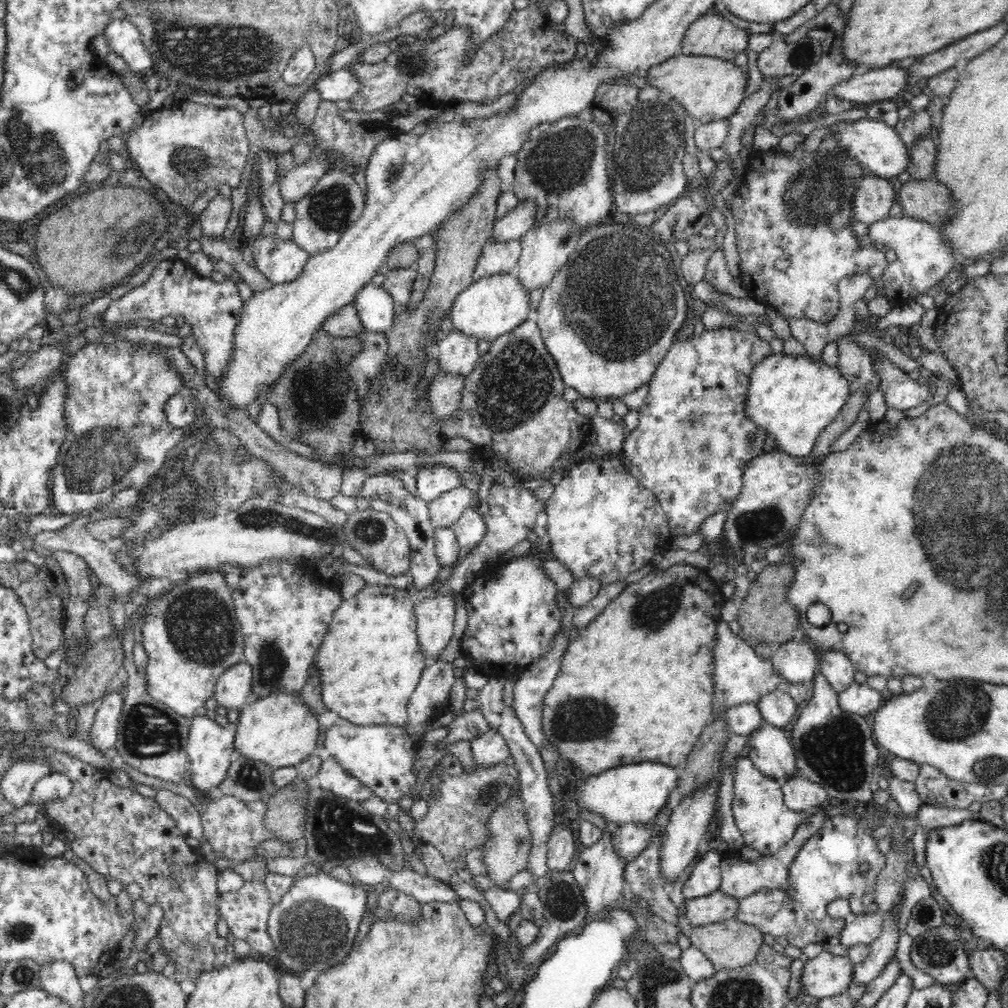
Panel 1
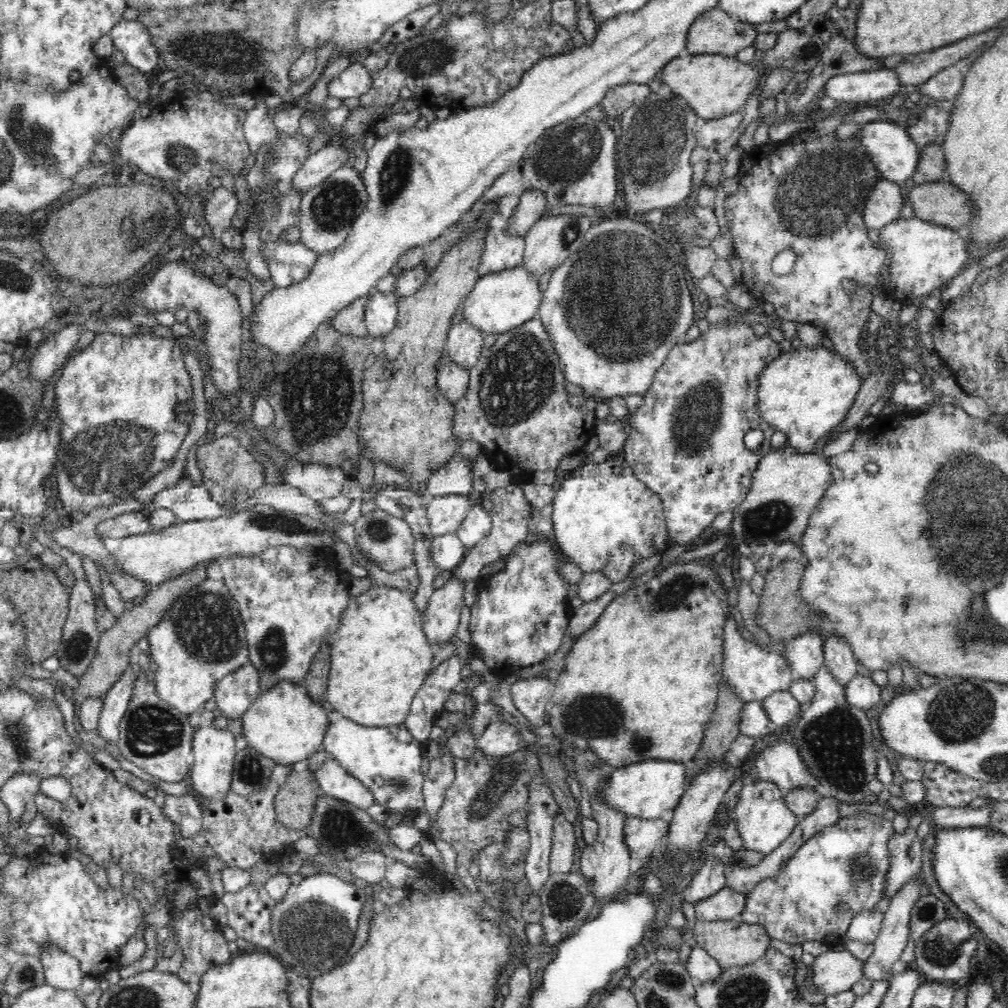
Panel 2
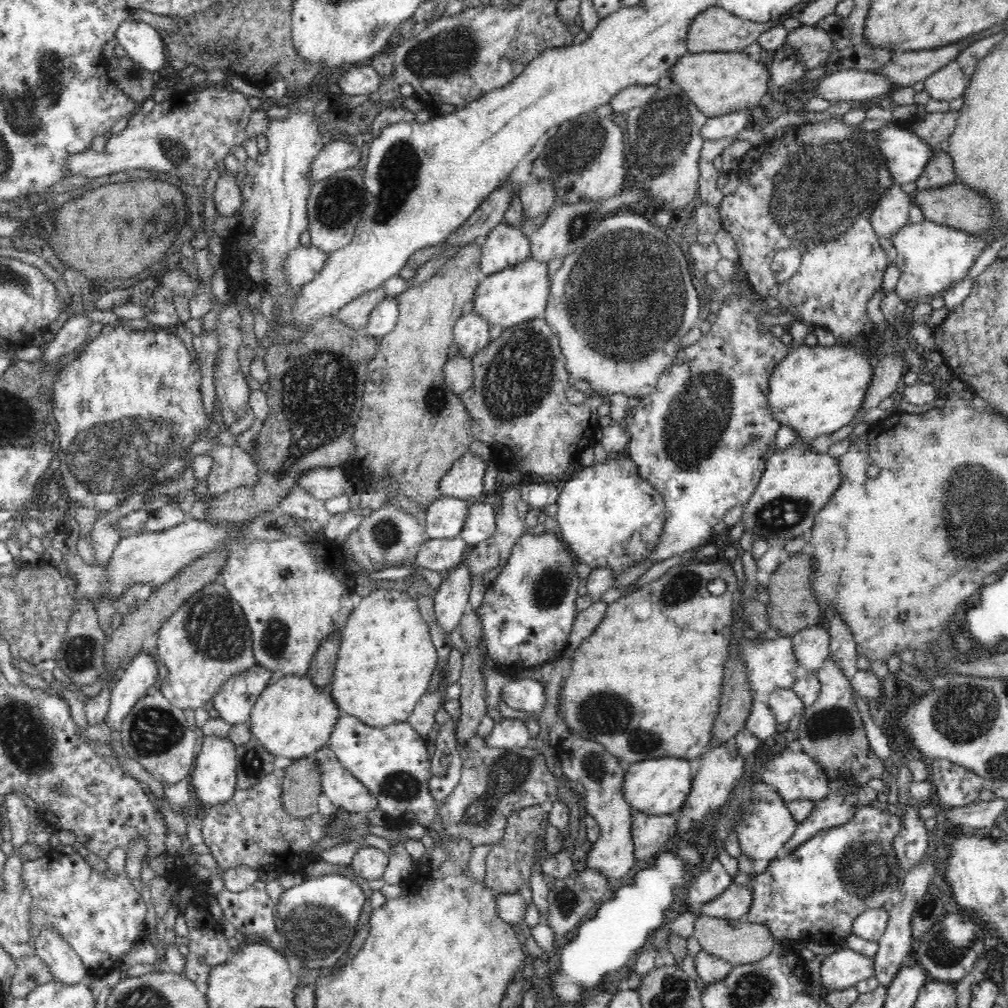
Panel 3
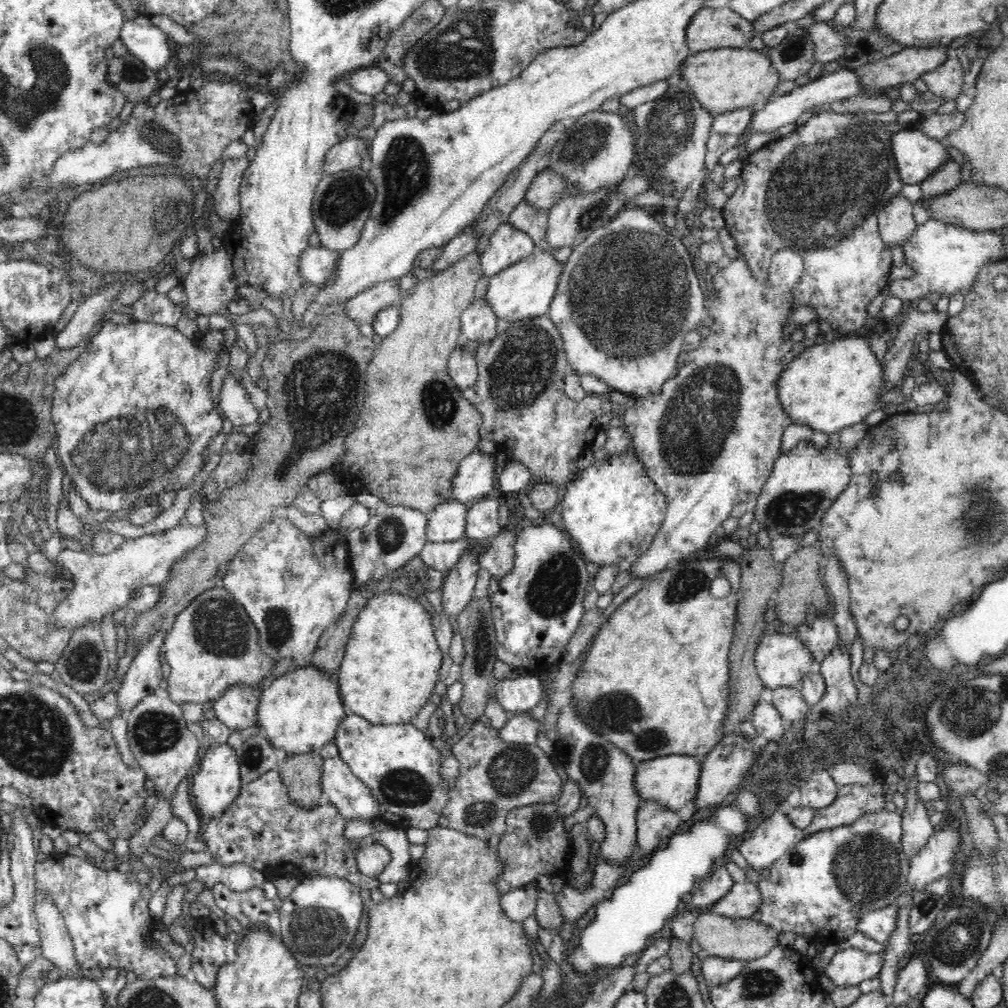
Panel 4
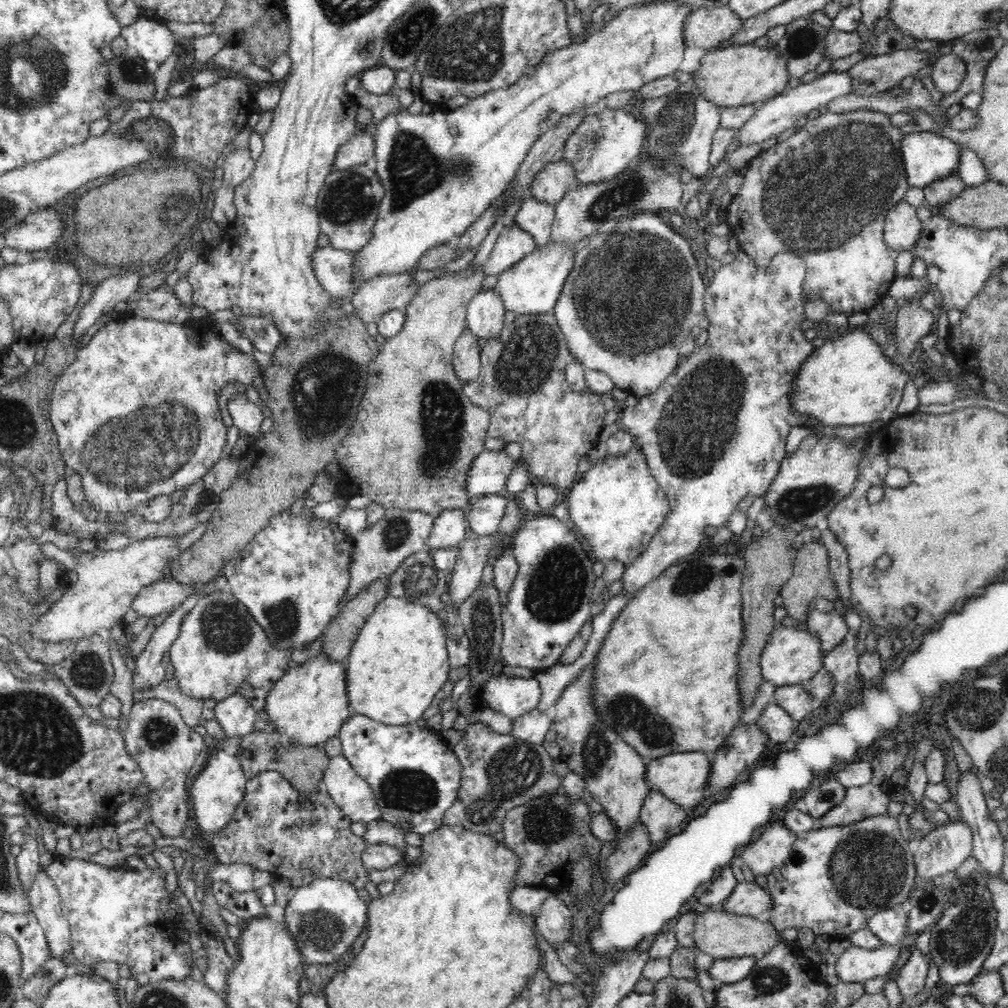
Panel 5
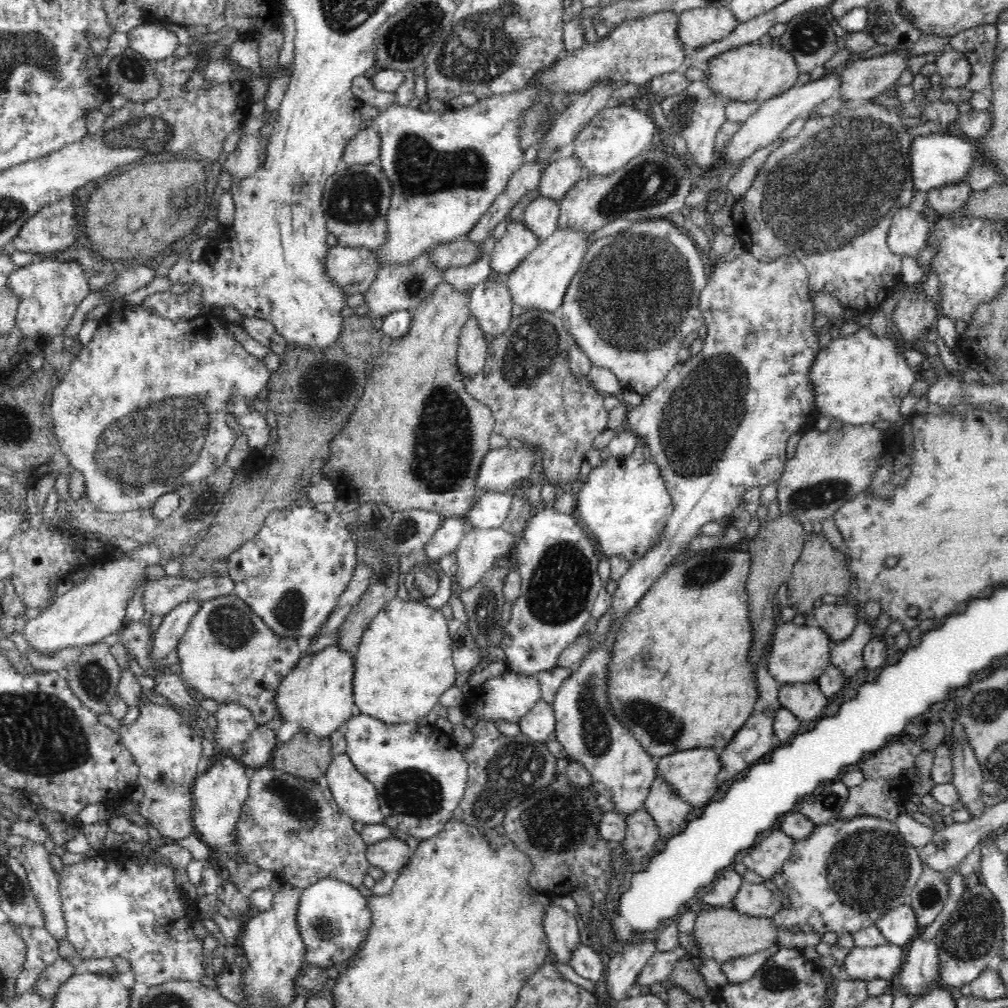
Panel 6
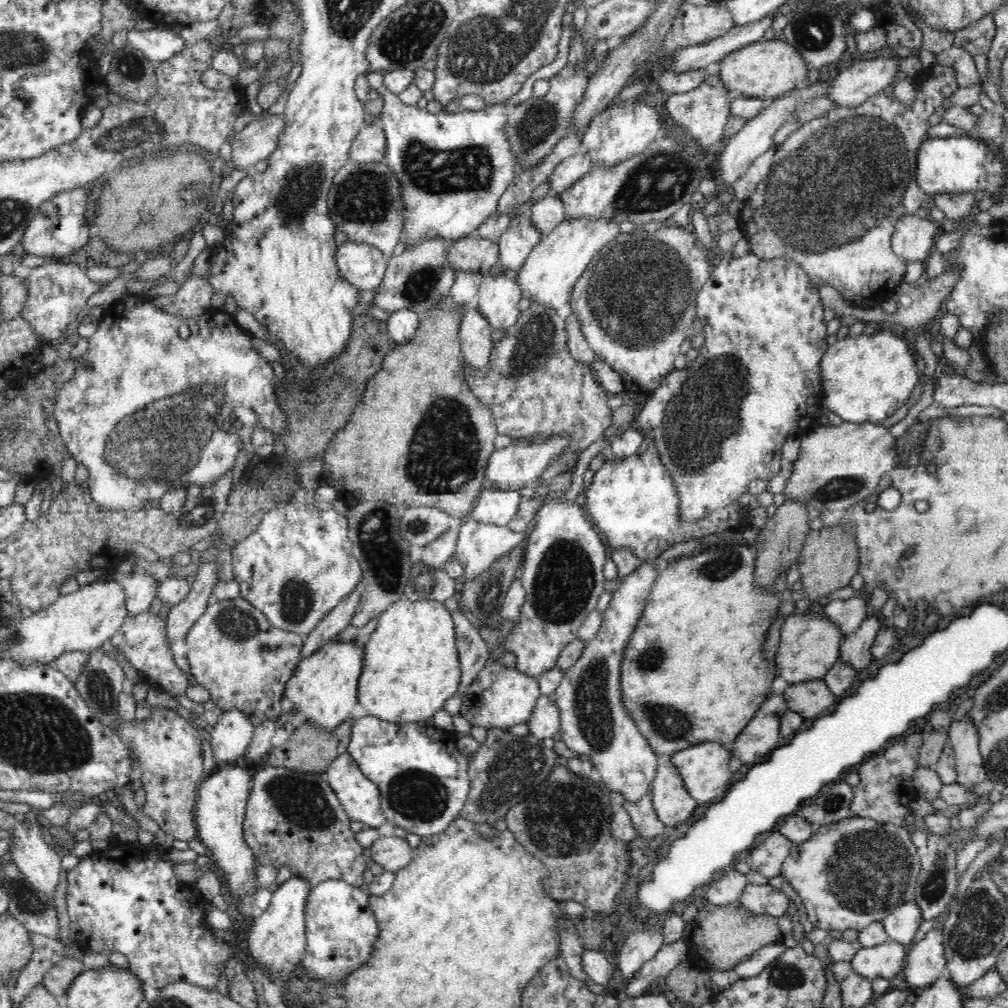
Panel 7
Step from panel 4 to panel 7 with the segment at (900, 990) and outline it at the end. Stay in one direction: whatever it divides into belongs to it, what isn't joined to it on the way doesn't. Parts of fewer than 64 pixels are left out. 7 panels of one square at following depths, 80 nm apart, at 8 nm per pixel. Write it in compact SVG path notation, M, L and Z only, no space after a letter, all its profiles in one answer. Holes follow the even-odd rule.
M944 924L936 925L925 934L925 938L908 949L903 970L909 989L924 988L931 982L949 977L947 972L946 945L944 945Z

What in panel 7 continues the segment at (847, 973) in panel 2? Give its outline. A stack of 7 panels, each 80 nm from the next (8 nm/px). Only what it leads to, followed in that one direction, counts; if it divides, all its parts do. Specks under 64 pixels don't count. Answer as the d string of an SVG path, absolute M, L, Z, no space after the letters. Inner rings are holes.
M889 938L878 946L862 948L850 964L854 972L865 978L884 978L890 981L904 970L908 949L902 943Z

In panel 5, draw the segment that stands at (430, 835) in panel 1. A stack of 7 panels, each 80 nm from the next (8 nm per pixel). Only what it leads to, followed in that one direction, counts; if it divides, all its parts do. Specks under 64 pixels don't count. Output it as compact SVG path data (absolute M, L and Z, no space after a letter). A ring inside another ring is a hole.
M470 723L454 752L464 765L464 778L458 792L458 800L446 812L445 824L460 824L473 832L494 835L503 830L507 812L526 801L550 793L560 787L560 777L554 772L551 756L542 743L534 744L494 731L488 723Z

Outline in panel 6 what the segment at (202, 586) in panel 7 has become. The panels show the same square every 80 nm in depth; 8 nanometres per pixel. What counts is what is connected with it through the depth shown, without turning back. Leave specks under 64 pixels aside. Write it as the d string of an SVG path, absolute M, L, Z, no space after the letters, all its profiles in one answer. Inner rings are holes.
M190 599L164 615L162 624L151 643L154 661L166 658L172 649L178 647L180 638L188 631L194 616L200 610L200 606L202 606L202 599Z

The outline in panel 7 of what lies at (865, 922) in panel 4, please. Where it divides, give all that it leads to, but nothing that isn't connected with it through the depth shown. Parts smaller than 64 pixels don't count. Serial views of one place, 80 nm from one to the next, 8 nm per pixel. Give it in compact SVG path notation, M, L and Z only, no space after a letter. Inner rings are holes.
M911 901L888 914L882 923L889 938L907 946L914 939L922 921L924 917L921 909L915 901Z

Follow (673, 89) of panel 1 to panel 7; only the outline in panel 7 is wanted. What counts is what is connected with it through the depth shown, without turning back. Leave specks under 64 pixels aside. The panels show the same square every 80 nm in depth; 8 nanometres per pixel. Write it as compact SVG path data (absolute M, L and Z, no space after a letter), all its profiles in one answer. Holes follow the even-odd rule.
M779 38L763 39L747 44L720 60L720 85L728 87L735 95L772 100L803 87L810 72L808 65L805 56L793 44Z

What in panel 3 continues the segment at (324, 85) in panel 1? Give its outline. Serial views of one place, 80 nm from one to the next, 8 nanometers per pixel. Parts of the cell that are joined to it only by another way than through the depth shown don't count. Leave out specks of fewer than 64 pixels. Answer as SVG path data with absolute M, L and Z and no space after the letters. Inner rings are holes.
M367 63L341 71L338 83L344 89L342 94L356 96L358 94L371 95L378 92L378 88L382 84L382 78L383 76Z

